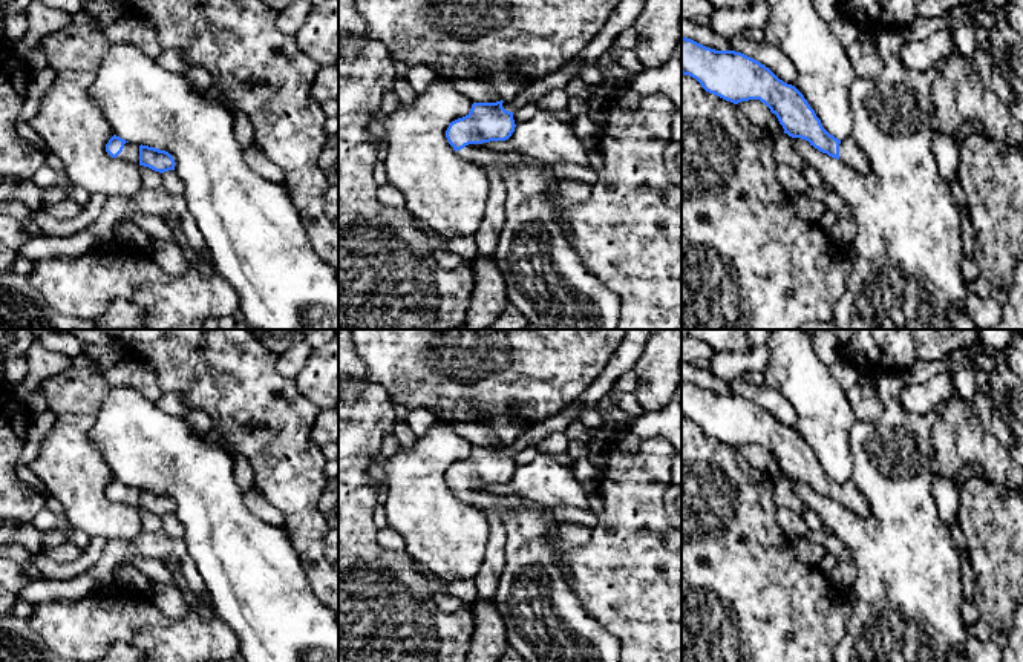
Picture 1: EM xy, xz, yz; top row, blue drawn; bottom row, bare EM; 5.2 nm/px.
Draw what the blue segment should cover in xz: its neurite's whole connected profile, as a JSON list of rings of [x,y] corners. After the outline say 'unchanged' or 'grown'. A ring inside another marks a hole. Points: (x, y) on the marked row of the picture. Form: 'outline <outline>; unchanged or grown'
outline [[[473,103],[470,112],[452,121],[446,138],[456,155],[485,172],[496,169],[505,187],[505,224],[493,261],[501,270],[508,302],[536,329],[617,329],[620,322],[620,296],[608,290],[582,262],[561,222],[553,188],[564,179],[547,170],[547,164],[518,153],[499,153],[484,149],[482,143],[505,141],[515,132],[513,112],[496,103]]]; grown

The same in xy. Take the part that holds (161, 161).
outline [[[113,135],[106,144],[106,152],[112,158],[130,161],[159,173],[175,170],[175,159],[168,152],[129,143],[116,135]]]; grown

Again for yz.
outline [[[681,35],[681,74],[695,78],[706,92],[734,104],[760,100],[776,115],[789,136],[809,141],[853,170],[870,172],[858,143],[851,136],[841,141],[830,135],[804,95],[760,61],[741,52],[706,48]]]; grown

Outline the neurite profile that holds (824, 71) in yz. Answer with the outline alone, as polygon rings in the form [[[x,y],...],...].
[[[766,0],[770,17],[764,40],[790,58],[796,69],[796,89],[804,95],[822,127],[838,139],[851,135],[850,87],[858,78],[850,57],[830,26],[818,14],[813,0]]]

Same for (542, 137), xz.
[[[534,109],[530,120],[516,124],[508,139],[478,146],[499,153],[518,153],[544,164],[588,166],[588,152],[582,147],[573,129],[542,109]]]

